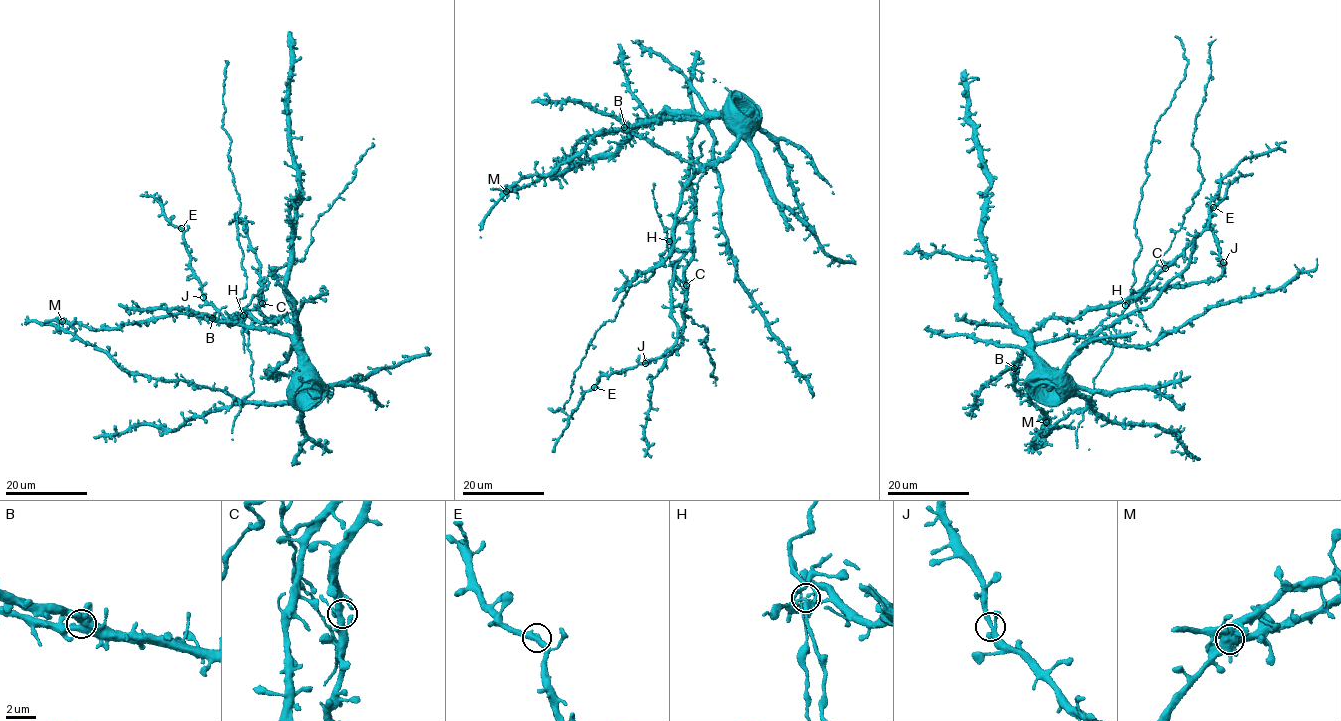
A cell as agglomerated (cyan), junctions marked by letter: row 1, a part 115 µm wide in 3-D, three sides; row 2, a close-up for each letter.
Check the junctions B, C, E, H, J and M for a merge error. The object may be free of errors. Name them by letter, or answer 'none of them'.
H

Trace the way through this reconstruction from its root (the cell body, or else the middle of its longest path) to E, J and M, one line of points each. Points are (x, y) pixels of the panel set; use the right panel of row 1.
E: (1094, 390), (1112, 351), (1114, 323), (1156, 264), (1162, 271), (1137, 298), (1220, 275), (1209, 220), (1213, 207)
J: (1094, 390), (1112, 351), (1114, 323), (1156, 264), (1162, 271), (1137, 298), (1153, 289), (1212, 282), (1223, 262)
M: (1094, 390), (1082, 410), (1041, 431), (1029, 449), (1043, 445), (1047, 434), (1041, 433), (1046, 422)

